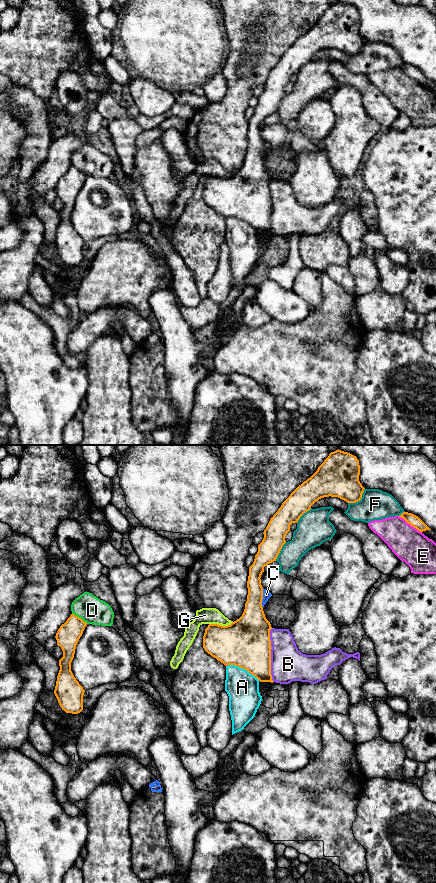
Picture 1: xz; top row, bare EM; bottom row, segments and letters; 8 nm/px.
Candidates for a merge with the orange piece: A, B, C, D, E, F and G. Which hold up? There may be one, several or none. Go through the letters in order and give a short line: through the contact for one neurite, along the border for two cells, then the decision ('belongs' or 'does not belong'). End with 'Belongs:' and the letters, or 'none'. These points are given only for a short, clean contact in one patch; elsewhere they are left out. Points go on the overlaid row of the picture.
A: does not belong
B: does not belong
C: does not belong
D: does not belong
E: does not belong
F: does not belong
G: does not belong
Belongs: none

